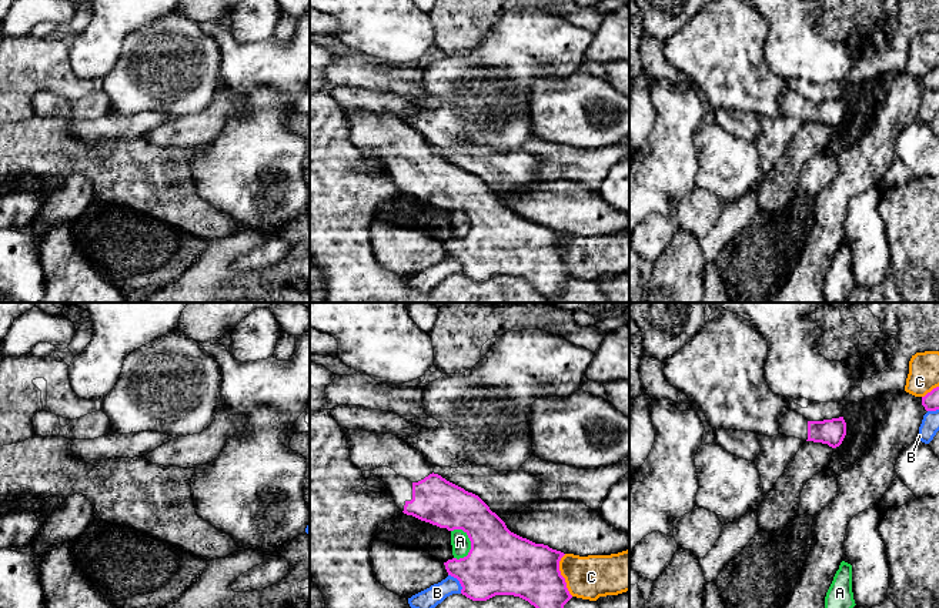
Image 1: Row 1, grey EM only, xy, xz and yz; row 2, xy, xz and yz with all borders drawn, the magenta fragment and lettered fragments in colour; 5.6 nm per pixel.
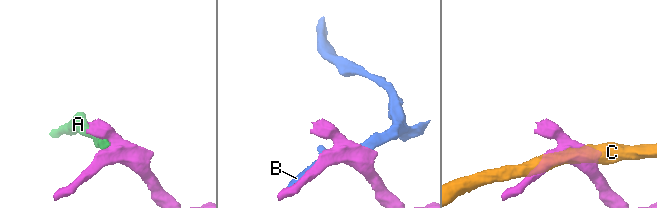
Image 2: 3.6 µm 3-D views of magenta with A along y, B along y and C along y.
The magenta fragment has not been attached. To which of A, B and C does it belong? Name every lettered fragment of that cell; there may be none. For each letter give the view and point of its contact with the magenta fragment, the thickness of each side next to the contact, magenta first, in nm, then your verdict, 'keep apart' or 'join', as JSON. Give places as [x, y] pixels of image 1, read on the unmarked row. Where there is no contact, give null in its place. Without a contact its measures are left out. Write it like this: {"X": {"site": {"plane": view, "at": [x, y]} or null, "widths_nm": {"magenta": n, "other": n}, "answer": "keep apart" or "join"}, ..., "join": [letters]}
{"A": {"site": {"plane": "xz", "at": [470, 220]}, "widths_nm": {"magenta": 360, "other": 110}, "answer": "keep apart"}, "B": {"site": {"plane": "xz", "at": [460, 263]}, "widths_nm": {"magenta": 360, "other": 120}, "answer": "keep apart"}, "C": {"site": {"plane": "xz", "at": [561, 256]}, "widths_nm": {"magenta": 320, "other": 240}, "answer": "keep apart"}, "join": []}

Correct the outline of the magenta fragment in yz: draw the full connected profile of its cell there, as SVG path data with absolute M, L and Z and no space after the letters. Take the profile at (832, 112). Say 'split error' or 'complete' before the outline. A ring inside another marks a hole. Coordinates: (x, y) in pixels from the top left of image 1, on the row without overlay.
split error; M786 91L779 100L779 114L799 118L803 123L822 123L836 128L842 124L846 116L846 103L843 97L823 101L808 101L803 96L795 91Z

